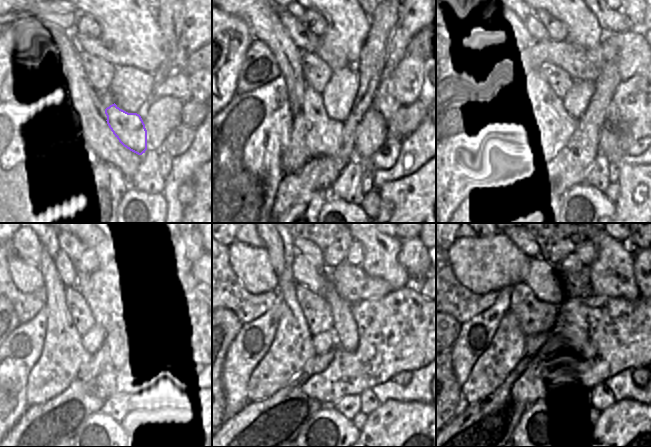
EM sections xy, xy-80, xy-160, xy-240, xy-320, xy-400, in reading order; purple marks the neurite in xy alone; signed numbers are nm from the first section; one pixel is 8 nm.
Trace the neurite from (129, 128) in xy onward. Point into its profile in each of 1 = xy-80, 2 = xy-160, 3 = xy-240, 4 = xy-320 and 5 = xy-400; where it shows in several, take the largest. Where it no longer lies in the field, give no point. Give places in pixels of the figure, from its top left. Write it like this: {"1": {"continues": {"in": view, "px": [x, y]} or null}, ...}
{"1": {"continues": {"in": "xy-80", "px": [315, 134]}}, "2": {"continues": {"in": "xy-160", "px": [536, 118]}}, "3": {"continues": {"in": "xy-240", "px": [63, 355]}}, "4": {"continues": {"in": "xy-320", "px": [292, 346]}}, "5": {"continues": {"in": "xy-400", "px": [507, 347]}}}

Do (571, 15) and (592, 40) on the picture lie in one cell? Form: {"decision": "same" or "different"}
{"decision": "same"}

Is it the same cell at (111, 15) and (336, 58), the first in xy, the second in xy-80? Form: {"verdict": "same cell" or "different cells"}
{"verdict": "different cells"}

